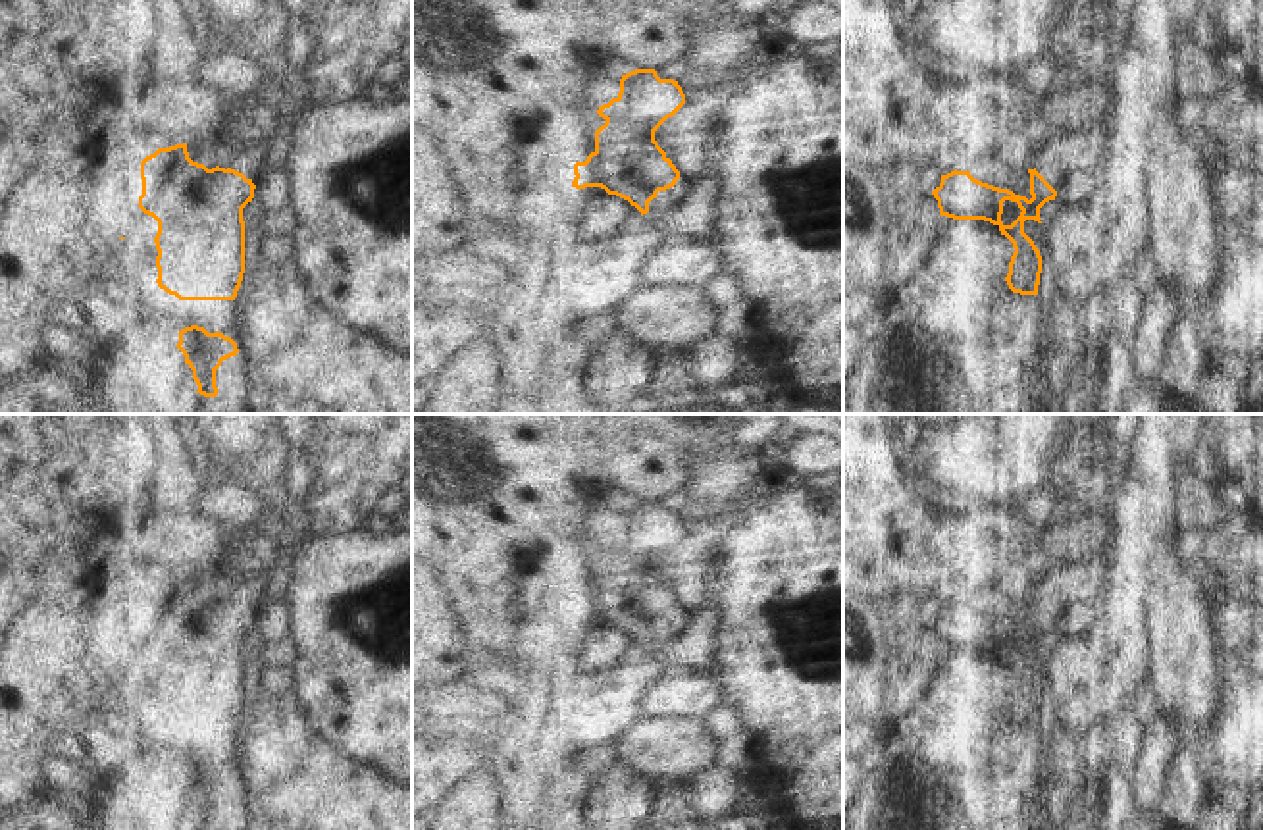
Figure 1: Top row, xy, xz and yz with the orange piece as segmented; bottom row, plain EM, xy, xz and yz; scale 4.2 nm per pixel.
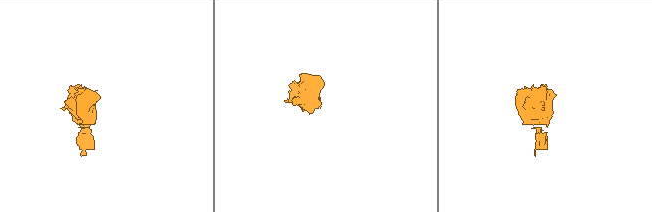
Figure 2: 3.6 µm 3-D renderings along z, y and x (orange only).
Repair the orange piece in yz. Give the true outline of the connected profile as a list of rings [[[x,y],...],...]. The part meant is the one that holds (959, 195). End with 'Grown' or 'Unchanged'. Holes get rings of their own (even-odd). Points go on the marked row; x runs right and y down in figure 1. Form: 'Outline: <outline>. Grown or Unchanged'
Outline: [[[1132,12],[1130,15],[1130,35],[1121,48],[1121,54],[1113,62],[1113,83],[1117,89],[1117,108],[1113,117],[1103,125],[1092,127],[1065,127],[1059,135],[1070,135],[1080,144],[1080,154],[1076,158],[1036,158],[1036,168],[1030,173],[1030,195],[1015,195],[1009,189],[999,189],[982,183],[970,175],[970,171],[951,171],[941,175],[941,183],[932,191],[938,200],[941,216],[953,220],[984,220],[999,227],[1013,243],[1013,256],[1009,262],[1009,273],[1005,277],[1009,289],[1020,295],[1038,295],[1042,256],[1034,241],[1024,233],[1024,221],[1040,221],[1040,208],[1055,200],[1057,193],[1063,189],[1065,181],[1072,173],[1092,173],[1094,187],[1097,185],[1097,168],[1109,152],[1109,143],[1115,135],[1142,133],[1146,144],[1144,156],[1144,189],[1147,191],[1147,160],[1151,156],[1151,125],[1155,112],[1163,106],[1171,106],[1178,100],[1178,85],[1171,89],[1171,98],[1163,104],[1132,104],[1134,94],[1132,81],[1134,69],[1140,65],[1138,58],[1128,54],[1132,44]],[[1003,202],[1017,202],[1022,210],[1020,216],[1005,225],[1001,221]]]. Grown

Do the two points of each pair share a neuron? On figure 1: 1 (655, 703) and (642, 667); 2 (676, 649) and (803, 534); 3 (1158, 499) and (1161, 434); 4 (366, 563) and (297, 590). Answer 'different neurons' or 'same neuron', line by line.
1: different neurons
2: different neurons
3: same neuron
4: same neuron

